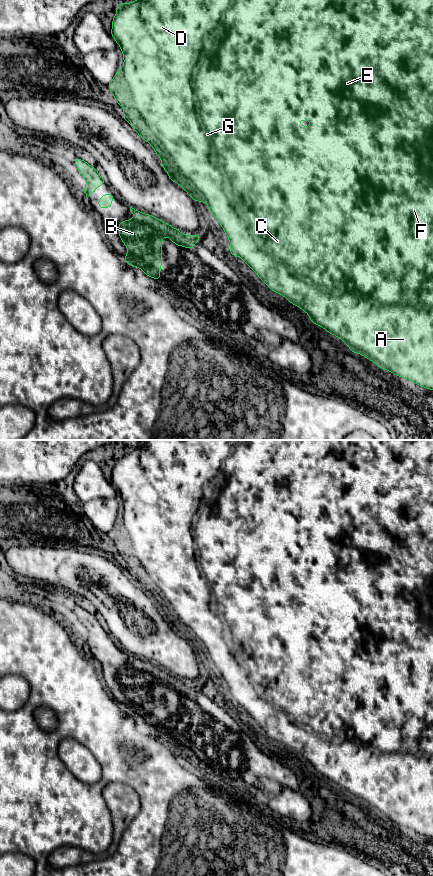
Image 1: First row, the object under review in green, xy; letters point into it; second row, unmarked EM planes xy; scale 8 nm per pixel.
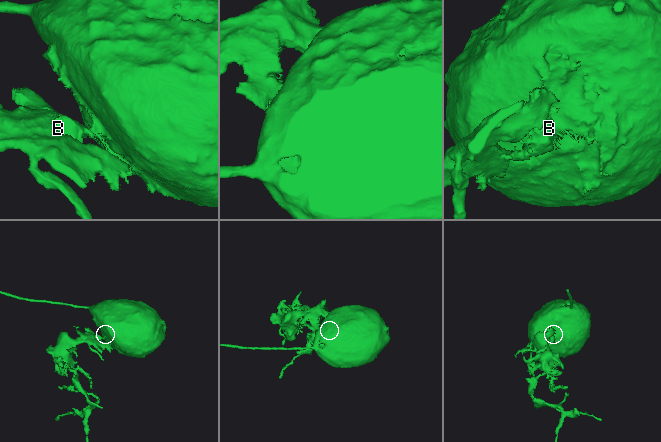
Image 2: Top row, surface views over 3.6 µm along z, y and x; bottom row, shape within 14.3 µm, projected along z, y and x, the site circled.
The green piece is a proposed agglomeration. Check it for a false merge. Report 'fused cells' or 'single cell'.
fused cells

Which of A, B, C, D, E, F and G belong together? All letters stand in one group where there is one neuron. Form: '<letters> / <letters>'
A C D E F G / B

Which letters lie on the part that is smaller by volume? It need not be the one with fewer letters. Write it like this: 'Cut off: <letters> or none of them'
Cut off: B

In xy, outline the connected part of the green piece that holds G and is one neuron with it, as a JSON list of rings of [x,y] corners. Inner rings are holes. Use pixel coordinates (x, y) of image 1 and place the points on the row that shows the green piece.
[[[136,0],[136,1],[134,1],[134,2],[132,2],[132,3],[127,3],[127,4],[126,4],[126,3],[119,3],[119,4],[117,4],[117,12],[116,12],[116,15],[115,15],[115,17],[114,17],[114,18],[113,18],[113,21],[112,21],[112,31],[111,31],[111,36],[112,36],[112,37],[113,37],[113,38],[114,38],[114,39],[115,39],[115,41],[116,41],[116,42],[117,42],[117,44],[118,44],[118,45],[119,45],[119,46],[120,46],[120,48],[121,48],[121,50],[122,50],[122,52],[123,52],[123,57],[124,57],[124,63],[123,63],[123,64],[124,64],[124,67],[123,67],[123,68],[122,68],[122,67],[117,67],[117,73],[116,73],[116,74],[115,74],[115,76],[114,76],[114,78],[113,78],[113,80],[112,80],[112,81],[111,81],[111,82],[110,82],[110,83],[109,83],[109,84],[108,84],[108,88],[109,88],[109,89],[110,89],[110,91],[111,91],[111,92],[112,92],[112,93],[113,93],[113,95],[114,95],[114,98],[115,98],[115,100],[116,100],[116,101],[117,101],[117,103],[118,103],[118,104],[119,104],[119,105],[121,105],[121,106],[122,106],[122,107],[123,107],[123,109],[124,109],[124,114],[123,114],[123,115],[122,115],[122,119],[124,119],[124,120],[126,120],[126,121],[128,121],[128,122],[129,122],[129,123],[130,123],[130,125],[131,125],[131,127],[132,127],[132,128],[134,128],[134,129],[135,129],[135,131],[136,131],[136,132],[137,132],[137,133],[138,133],[138,134],[139,134],[139,136],[140,136],[140,137],[143,137],[143,138],[144,138],[144,140],[145,140],[145,141],[146,141],[146,142],[148,142],[148,143],[150,143],[150,144],[151,144],[151,146],[152,146],[152,147],[153,147],[153,148],[154,148],[154,151],[155,151],[155,152],[156,152],[156,153],[157,153],[157,154],[158,154],[158,157],[160,157],[160,158],[161,158],[161,159],[162,159],[162,162],[161,162],[161,166],[162,166],[162,167],[163,167],[163,169],[165,169],[165,170],[166,170],[166,171],[167,171],[167,173],[168,173],[168,176],[169,176],[169,178],[170,178],[170,180],[171,180],[171,181],[172,181],[172,182],[176,182],[176,183],[177,183],[177,184],[179,184],[179,185],[181,185],[181,186],[182,186],[182,187],[183,187],[183,189],[184,189],[184,190],[185,190],[185,191],[186,191],[186,192],[187,192],[187,193],[188,193],[188,194],[189,194],[189,196],[190,196],[190,197],[191,197],[191,198],[192,198],[192,200],[193,200],[193,201],[199,201],[199,202],[207,202],[207,203],[208,203],[208,206],[207,206],[207,209],[208,209],[208,210],[211,210],[211,211],[212,211],[212,213],[213,213],[213,215],[214,215],[214,217],[215,217],[215,218],[216,218],[216,219],[217,219],[217,220],[218,220],[218,221],[219,221],[219,223],[220,223],[220,224],[221,224],[221,226],[222,226],[222,228],[223,228],[223,230],[224,230],[224,231],[225,231],[225,233],[226,233],[226,235],[227,235],[227,236],[228,236],[228,239],[229,239],[229,241],[230,241],[230,244],[231,244],[231,245],[230,245],[230,254],[232,254],[232,255],[233,255],[233,256],[239,256],[239,257],[241,257],[241,258],[242,258],[242,259],[243,259],[243,260],[244,260],[244,261],[245,261],[245,263],[246,263],[246,264],[247,264],[247,265],[249,265],[249,266],[250,266],[250,267],[251,267],[251,268],[252,268],[252,269],[253,269],[253,270],[254,270],[254,272],[255,272],[255,273],[256,273],[256,274],[257,274],[257,275],[258,275],[258,276],[259,276],[259,277],[260,277],[260,279],[261,279],[261,280],[262,280],[262,281],[263,281],[263,282],[264,282],[264,283],[265,283],[265,284],[266,284],[266,285],[267,285],[267,286],[268,286],[268,287],[269,287],[269,288],[270,288],[270,289],[271,289],[271,290],[272,290],[272,291],[274,291],[274,292],[277,292],[277,293],[279,293],[279,294],[281,294],[281,295],[282,295],[282,296],[284,296],[284,297],[285,297],[285,298],[287,298],[287,299],[288,299],[288,301],[289,301],[289,303],[292,303],[292,304],[294,304],[294,305],[296,305],[296,306],[298,306],[298,307],[299,307],[299,308],[301,308],[301,309],[302,309],[302,310],[304,310],[304,311],[305,311],[305,312],[306,312],[306,313],[307,313],[307,314],[308,314],[308,315],[309,315],[309,316],[310,316],[310,320],[311,320],[311,322],[312,322],[312,323],[314,323],[314,324],[317,324],[317,325],[319,325],[319,326],[321,326],[321,327],[322,327],[322,328],[323,328],[323,329],[325,329],[325,330],[327,330],[327,331],[328,331],[328,332],[329,332],[329,334],[333,334],[333,335],[336,335],[336,336],[337,336],[337,337],[339,337],[339,338],[340,338],[340,339],[341,339],[341,340],[342,340],[342,341],[344,341],[344,342],[345,342],[345,343],[346,343],[346,344],[347,344],[347,345],[348,345],[348,346],[349,346],[349,349],[350,349],[350,351],[352,351],[352,352],[355,352],[355,353],[357,353],[357,354],[361,354],[361,355],[363,355],[363,356],[364,356],[364,357],[366,357],[366,358],[367,358],[367,359],[369,359],[369,360],[371,360],[371,361],[373,361],[373,362],[374,362],[374,363],[375,363],[375,364],[376,364],[376,365],[377,365],[377,366],[379,366],[379,367],[380,367],[380,368],[382,368],[382,369],[383,369],[383,370],[389,370],[389,371],[390,371],[390,373],[393,373],[393,374],[395,374],[395,375],[397,375],[397,376],[399,376],[399,377],[405,377],[405,378],[407,378],[407,379],[409,379],[409,380],[411,380],[411,381],[413,381],[413,382],[414,382],[414,383],[416,383],[416,384],[417,384],[417,385],[419,385],[419,386],[421,386],[421,387],[425,387],[425,388],[427,388],[427,389],[432,389],[432,390],[433,390],[433,0]],[[296,117],[297,117],[297,118],[298,118],[298,119],[299,119],[299,120],[302,120],[302,121],[305,121],[305,120],[306,120],[306,119],[307,119],[307,118],[309,118],[309,119],[310,119],[310,128],[309,128],[309,129],[307,129],[307,128],[306,128],[306,127],[305,127],[305,126],[302,126],[302,125],[299,125],[299,124],[298,124],[298,122],[297,122],[297,121],[296,121],[296,120],[295,120],[295,118],[296,118]]]

